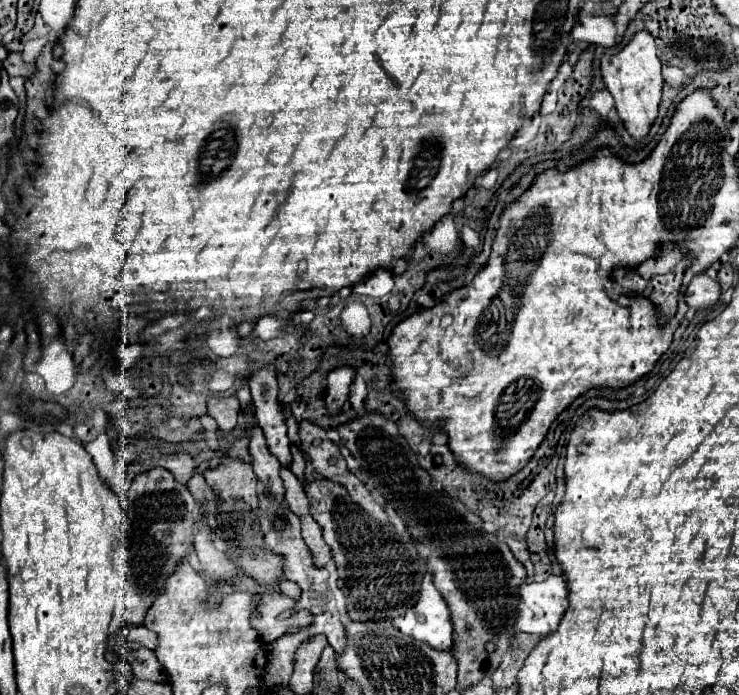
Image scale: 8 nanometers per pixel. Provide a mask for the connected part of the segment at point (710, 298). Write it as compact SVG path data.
M698 274L686 290L686 304L694 310L712 308L720 298L720 284L708 274Z

